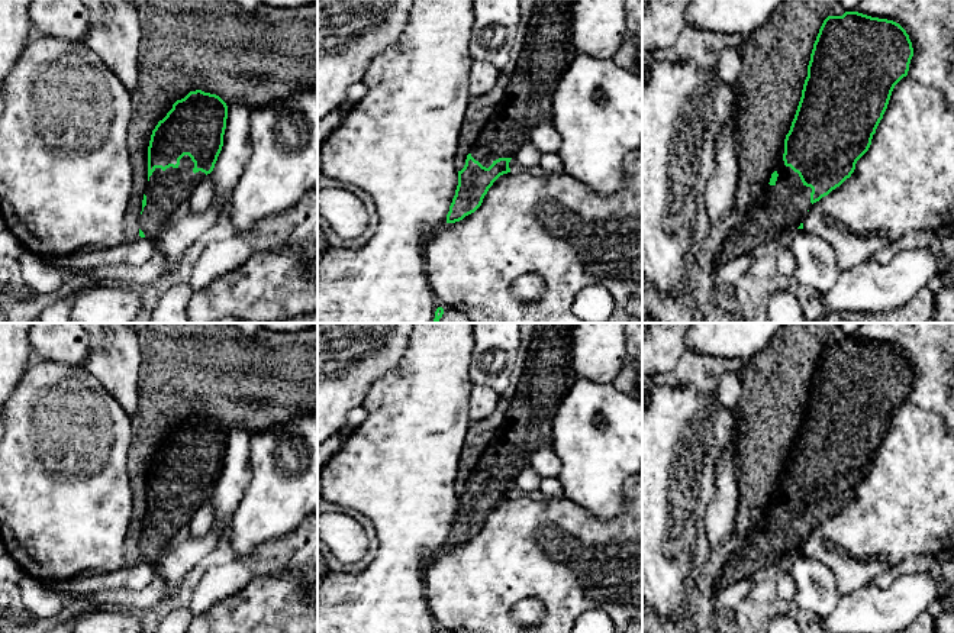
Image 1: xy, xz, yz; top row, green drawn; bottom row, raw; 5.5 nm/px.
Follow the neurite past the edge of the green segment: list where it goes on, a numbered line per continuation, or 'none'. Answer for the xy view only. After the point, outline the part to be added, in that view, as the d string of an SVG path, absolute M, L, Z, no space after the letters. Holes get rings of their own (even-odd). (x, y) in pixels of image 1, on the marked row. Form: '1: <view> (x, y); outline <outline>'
1: xy (166, 190); outline M188 155L180 159L177 168L155 168L146 185L146 206L139 216L139 229L145 238L155 238L170 226L170 217L181 201L190 197L196 185L206 175L193 172L194 162Z

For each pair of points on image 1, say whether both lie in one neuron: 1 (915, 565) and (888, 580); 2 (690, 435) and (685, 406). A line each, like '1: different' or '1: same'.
1: same
2: same

